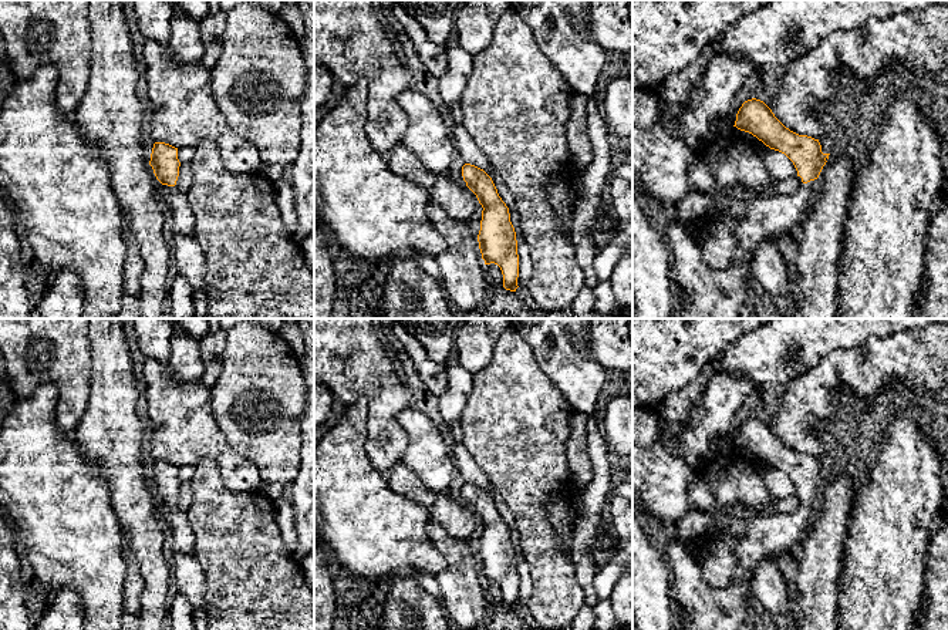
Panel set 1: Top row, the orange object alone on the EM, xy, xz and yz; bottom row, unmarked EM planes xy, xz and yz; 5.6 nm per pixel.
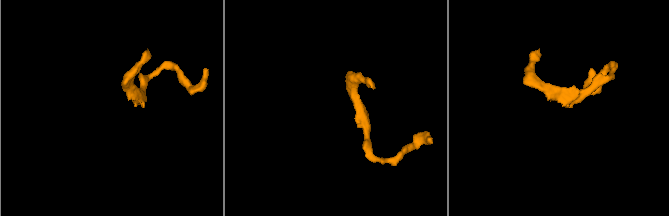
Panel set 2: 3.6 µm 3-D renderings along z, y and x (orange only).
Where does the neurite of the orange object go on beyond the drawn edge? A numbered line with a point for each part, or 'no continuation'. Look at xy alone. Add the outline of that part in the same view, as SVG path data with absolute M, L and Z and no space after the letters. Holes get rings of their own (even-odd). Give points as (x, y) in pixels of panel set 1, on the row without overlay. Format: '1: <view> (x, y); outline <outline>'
1: xy (181, 532); outline M175 505L162 506L169 523L172 546L178 553L193 553L195 535L186 518L186 513Z

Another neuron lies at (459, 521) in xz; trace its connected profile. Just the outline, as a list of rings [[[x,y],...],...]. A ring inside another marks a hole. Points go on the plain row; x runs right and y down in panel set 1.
[[[402,462],[387,472],[388,482],[398,495],[428,509],[429,520],[439,523],[452,538],[468,540],[479,519],[468,506],[449,493],[436,493],[422,484],[419,476]]]

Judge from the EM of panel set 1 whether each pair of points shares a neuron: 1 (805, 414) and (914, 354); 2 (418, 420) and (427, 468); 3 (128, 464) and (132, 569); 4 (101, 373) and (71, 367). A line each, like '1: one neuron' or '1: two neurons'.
1: one neuron
2: one neuron
3: two neurons
4: two neurons

